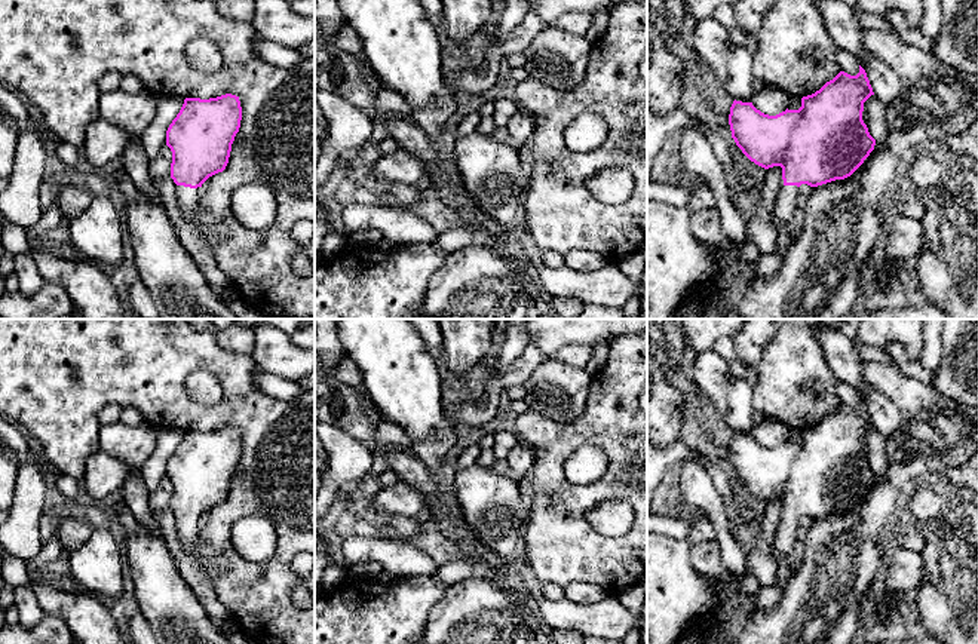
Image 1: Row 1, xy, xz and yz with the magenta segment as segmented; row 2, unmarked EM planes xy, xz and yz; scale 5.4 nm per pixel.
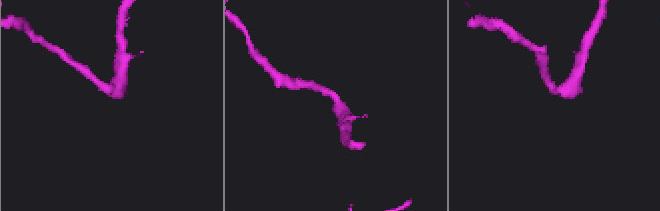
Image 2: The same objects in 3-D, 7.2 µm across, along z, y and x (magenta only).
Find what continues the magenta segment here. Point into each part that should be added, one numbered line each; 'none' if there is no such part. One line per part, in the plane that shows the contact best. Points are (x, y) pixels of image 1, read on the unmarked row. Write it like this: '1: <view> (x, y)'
1: xy (189, 530)

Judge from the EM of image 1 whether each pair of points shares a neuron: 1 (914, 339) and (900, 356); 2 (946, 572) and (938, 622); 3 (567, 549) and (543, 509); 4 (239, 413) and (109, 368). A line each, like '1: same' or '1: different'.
1: different
2: same
3: same
4: same

